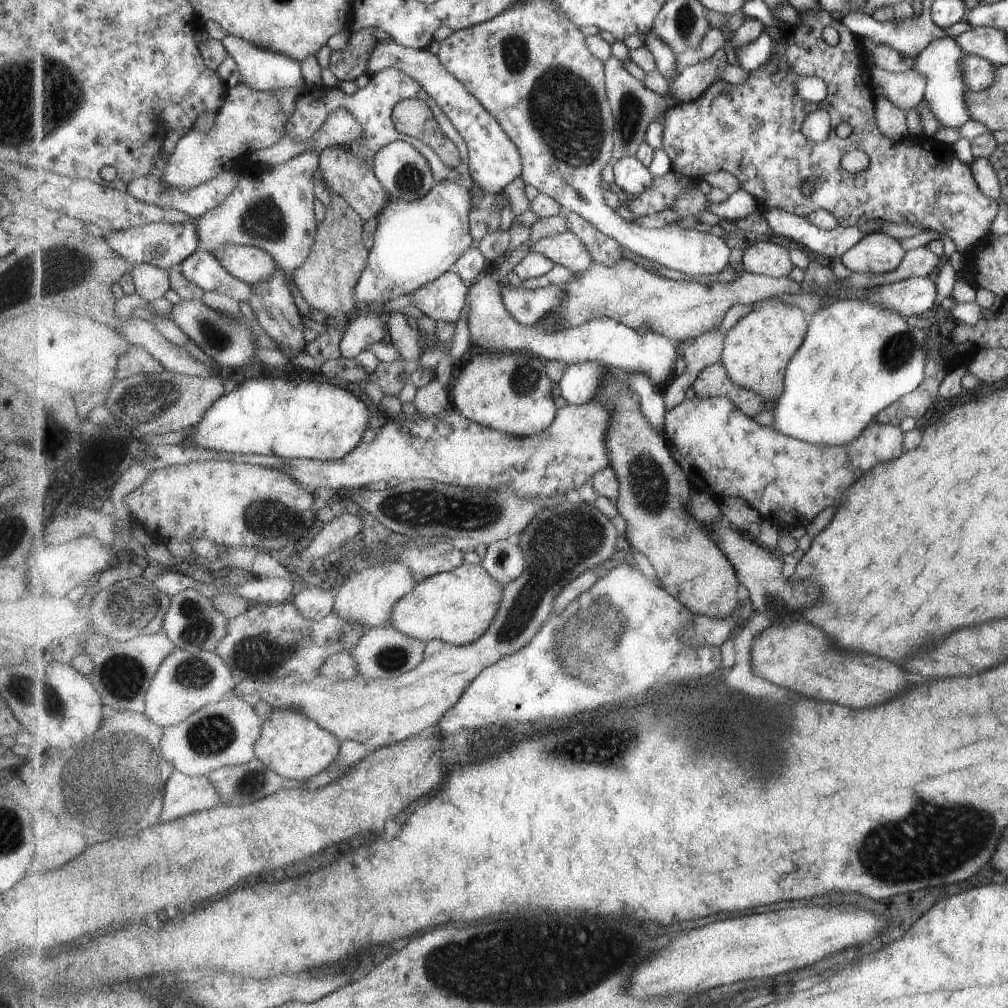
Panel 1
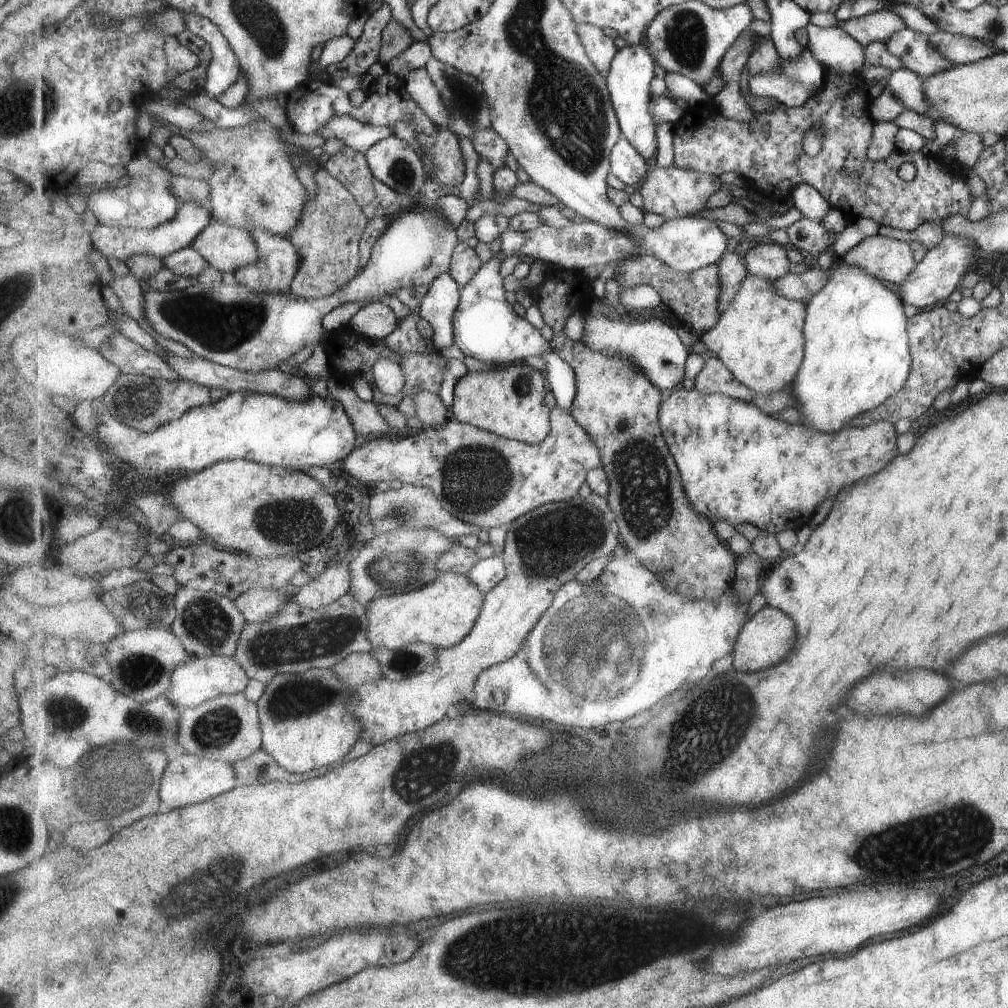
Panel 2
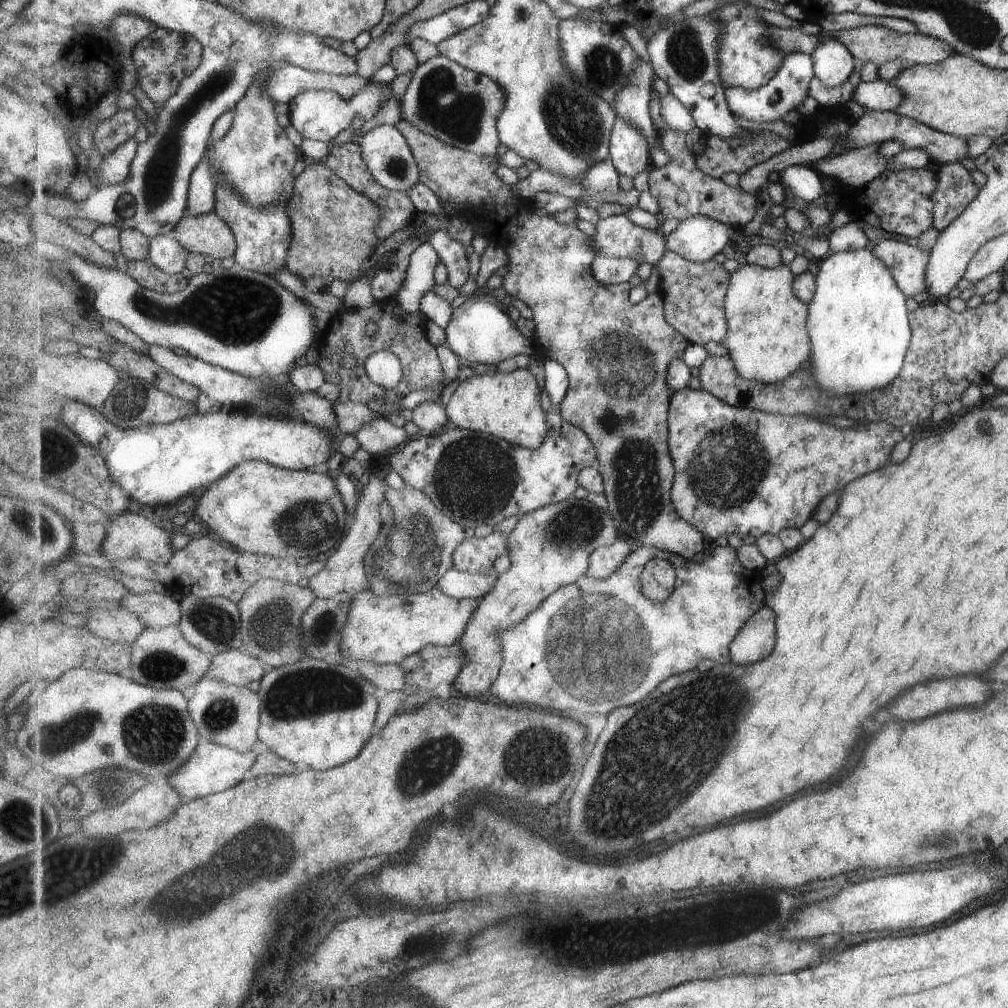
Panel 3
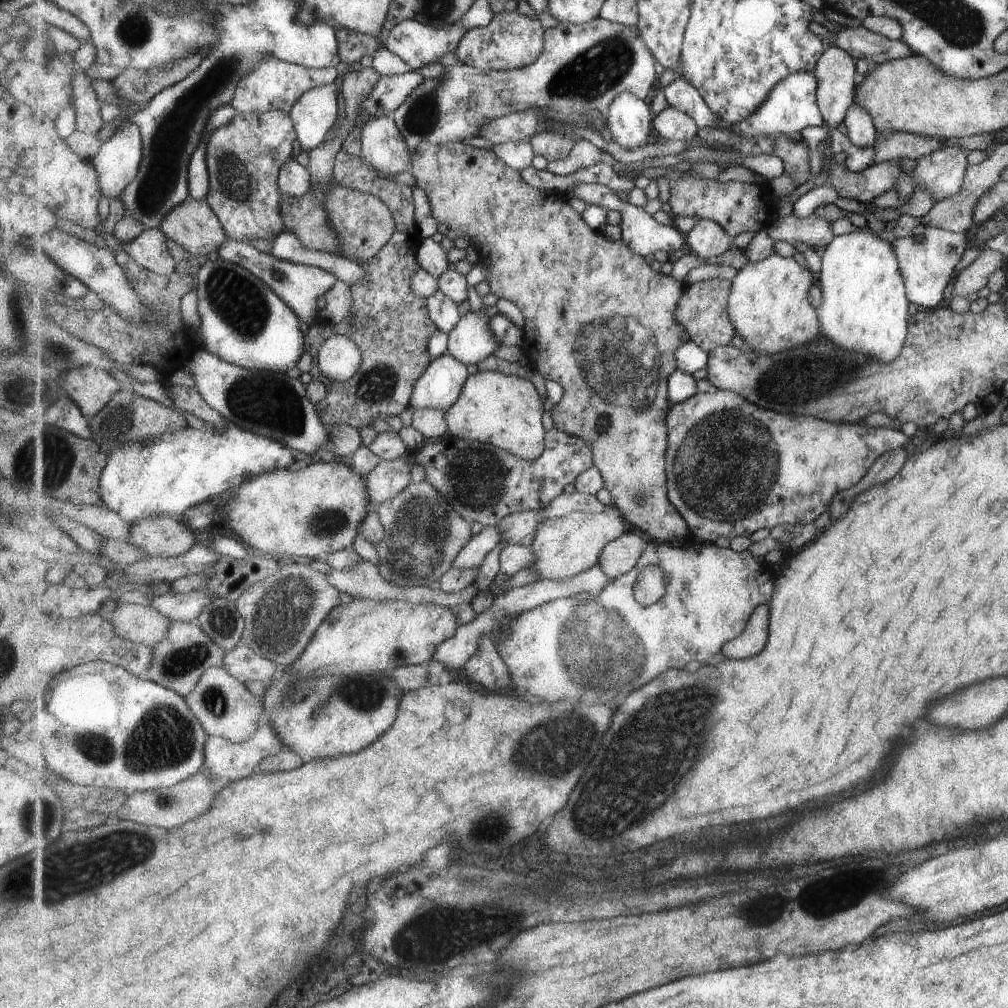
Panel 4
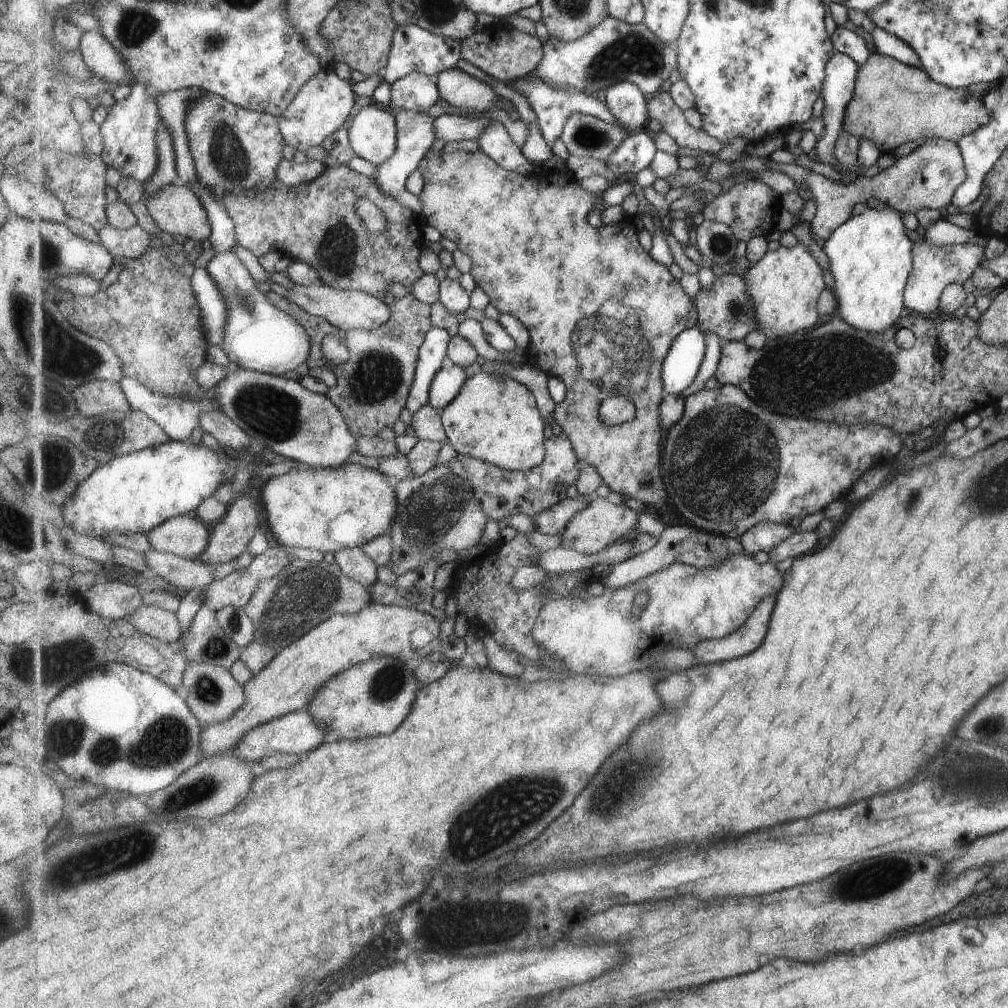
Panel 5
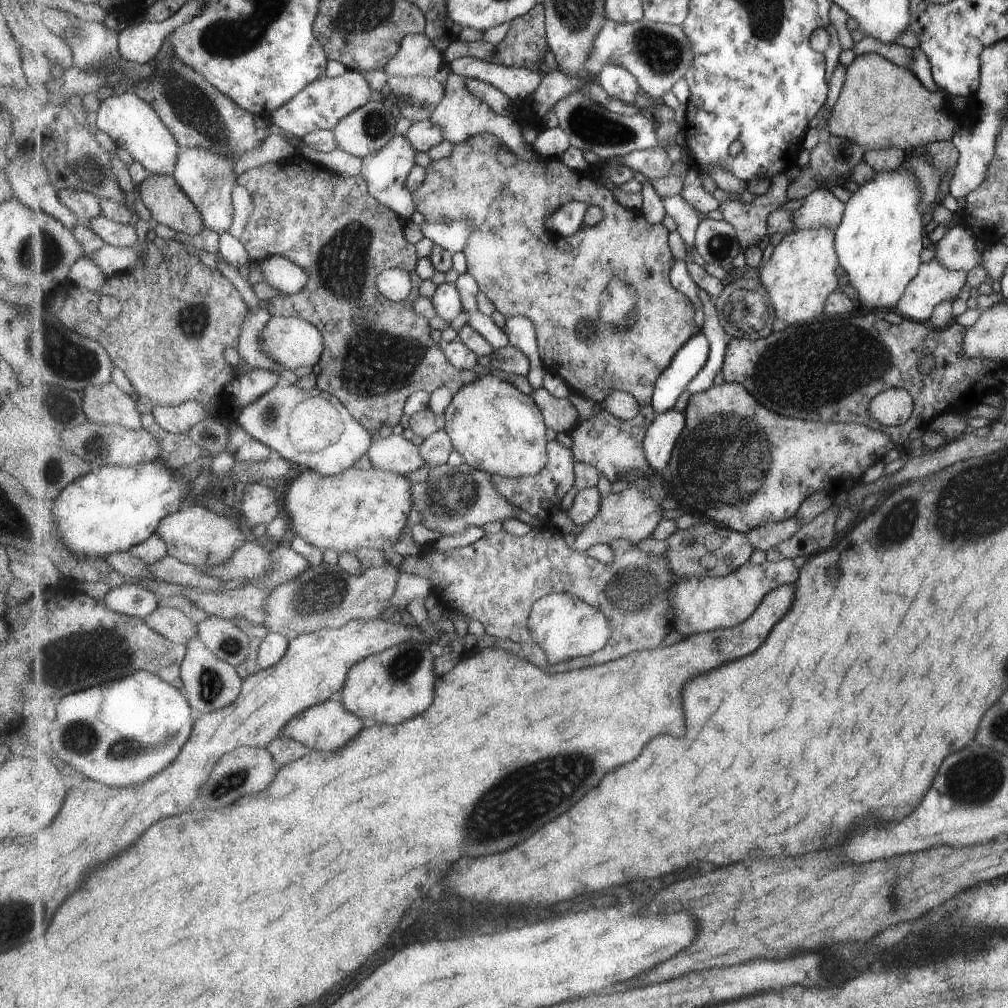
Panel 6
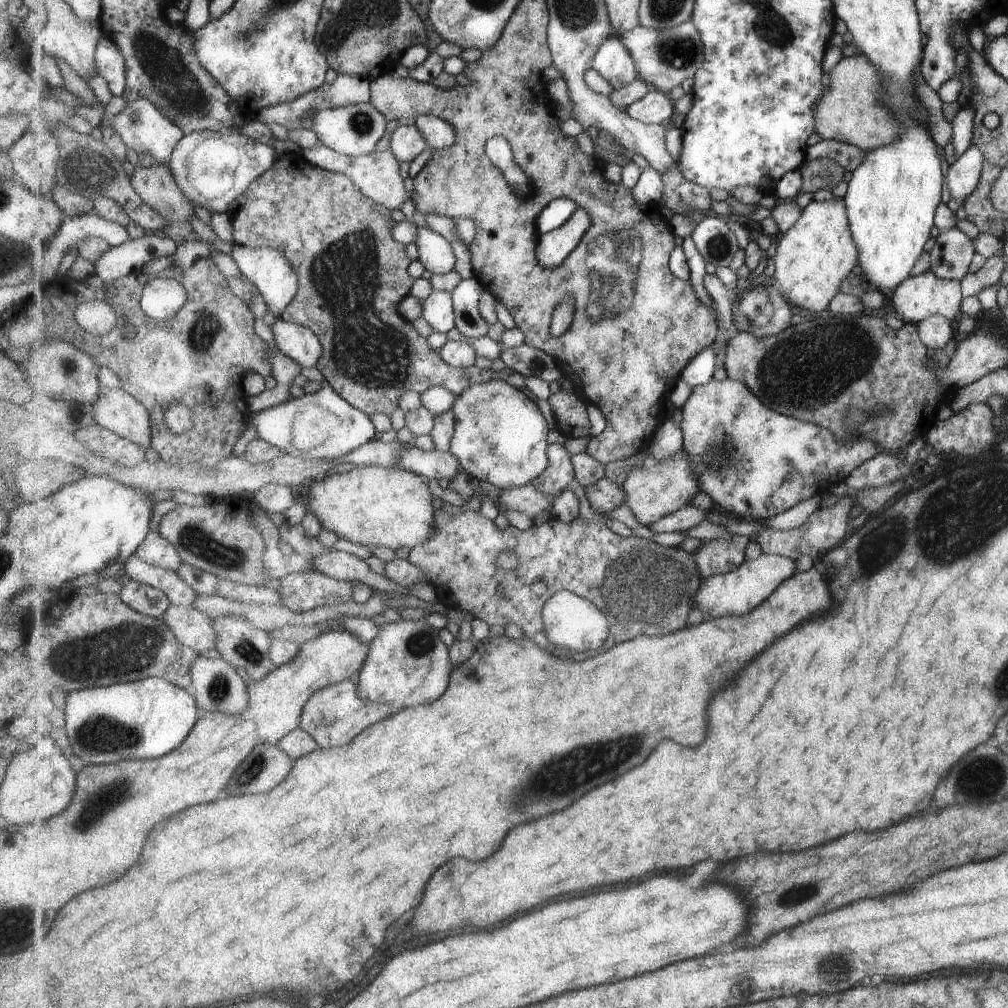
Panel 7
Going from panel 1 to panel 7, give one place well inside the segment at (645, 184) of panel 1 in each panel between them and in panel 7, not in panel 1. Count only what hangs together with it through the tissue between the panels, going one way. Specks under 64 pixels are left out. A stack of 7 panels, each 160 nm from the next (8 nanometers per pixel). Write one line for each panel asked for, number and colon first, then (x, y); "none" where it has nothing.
2: (628, 165)
3: (629, 148)
4: (630, 121)
5: (629, 104)
6: (623, 85)
7: (614, 60)

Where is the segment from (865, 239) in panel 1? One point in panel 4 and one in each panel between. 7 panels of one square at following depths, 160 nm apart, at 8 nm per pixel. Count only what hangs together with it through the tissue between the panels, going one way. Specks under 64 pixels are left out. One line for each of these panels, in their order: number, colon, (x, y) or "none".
2: (889, 259)
3: (908, 264)
4: (926, 263)

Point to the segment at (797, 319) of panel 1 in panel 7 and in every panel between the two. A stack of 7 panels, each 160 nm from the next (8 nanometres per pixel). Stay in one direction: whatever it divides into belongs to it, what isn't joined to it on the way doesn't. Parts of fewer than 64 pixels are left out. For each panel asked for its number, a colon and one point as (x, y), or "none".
2: (760, 336)
3: (768, 337)
4: (770, 305)
5: (785, 285)
6: (802, 272)
7: (813, 257)

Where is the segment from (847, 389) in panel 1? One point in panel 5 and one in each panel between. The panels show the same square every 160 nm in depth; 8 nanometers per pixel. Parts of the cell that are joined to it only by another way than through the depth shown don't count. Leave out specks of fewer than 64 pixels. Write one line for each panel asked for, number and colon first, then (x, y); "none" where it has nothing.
2: (856, 355)
3: (859, 328)
4: (864, 309)
5: (871, 258)

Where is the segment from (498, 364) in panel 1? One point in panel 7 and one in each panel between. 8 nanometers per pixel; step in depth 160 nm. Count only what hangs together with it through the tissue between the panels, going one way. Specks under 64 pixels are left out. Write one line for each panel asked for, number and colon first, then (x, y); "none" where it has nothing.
2: (509, 400)
3: (508, 405)
4: (506, 411)
5: (500, 422)
6: (497, 428)
7: (501, 434)

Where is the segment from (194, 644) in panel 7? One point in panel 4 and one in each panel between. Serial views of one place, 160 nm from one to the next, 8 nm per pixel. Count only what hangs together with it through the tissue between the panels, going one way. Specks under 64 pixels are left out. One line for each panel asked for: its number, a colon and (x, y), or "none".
4: (141, 624)
5: (159, 623)
6: (174, 624)

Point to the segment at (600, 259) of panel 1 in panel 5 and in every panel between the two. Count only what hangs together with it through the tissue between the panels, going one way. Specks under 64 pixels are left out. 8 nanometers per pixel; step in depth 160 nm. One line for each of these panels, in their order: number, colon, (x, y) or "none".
2: (694, 297)
3: (695, 293)
4: (704, 310)
5: (726, 309)

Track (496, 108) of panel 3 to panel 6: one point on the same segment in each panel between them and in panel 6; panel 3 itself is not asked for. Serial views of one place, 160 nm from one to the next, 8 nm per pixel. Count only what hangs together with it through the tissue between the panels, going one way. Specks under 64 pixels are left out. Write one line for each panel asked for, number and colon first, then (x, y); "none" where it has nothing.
4: (584, 67)
5: (615, 51)
6: (659, 55)

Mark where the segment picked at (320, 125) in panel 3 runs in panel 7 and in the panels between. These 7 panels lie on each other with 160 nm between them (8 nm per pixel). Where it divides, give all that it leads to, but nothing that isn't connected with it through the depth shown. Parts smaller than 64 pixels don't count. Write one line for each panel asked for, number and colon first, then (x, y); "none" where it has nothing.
4: (316, 111)
5: (324, 104)
6: (321, 105)
7: (346, 89)

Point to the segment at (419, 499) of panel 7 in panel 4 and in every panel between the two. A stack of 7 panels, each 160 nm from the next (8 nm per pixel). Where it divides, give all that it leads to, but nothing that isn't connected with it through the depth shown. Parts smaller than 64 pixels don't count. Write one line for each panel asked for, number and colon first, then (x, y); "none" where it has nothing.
4: (318, 510)
5: (330, 509)
6: (358, 508)

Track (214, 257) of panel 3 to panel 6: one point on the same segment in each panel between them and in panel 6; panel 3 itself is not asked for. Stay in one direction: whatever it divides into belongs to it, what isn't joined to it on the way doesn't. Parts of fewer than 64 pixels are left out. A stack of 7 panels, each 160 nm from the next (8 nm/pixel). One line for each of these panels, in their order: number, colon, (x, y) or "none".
4: (194, 225)
5: (178, 210)
6: (169, 205)

